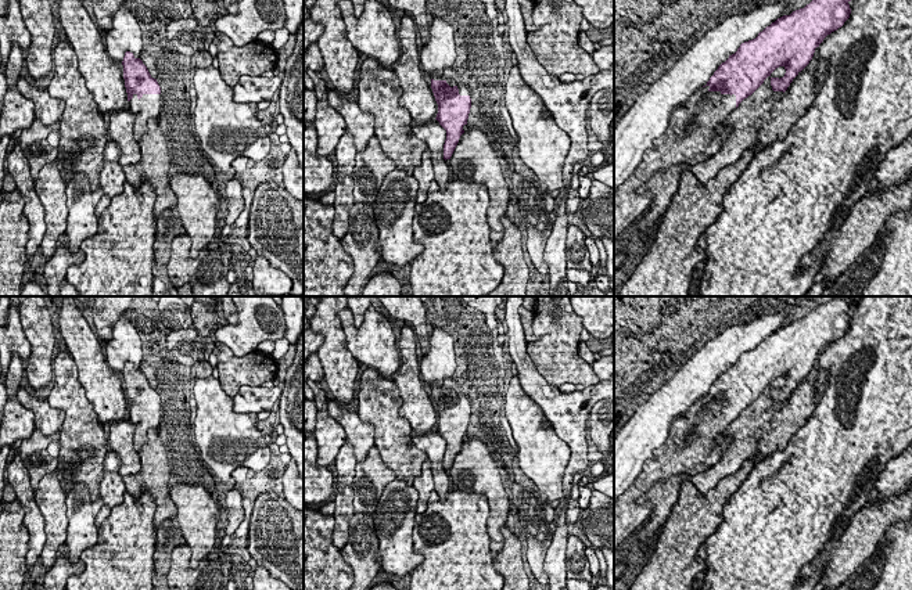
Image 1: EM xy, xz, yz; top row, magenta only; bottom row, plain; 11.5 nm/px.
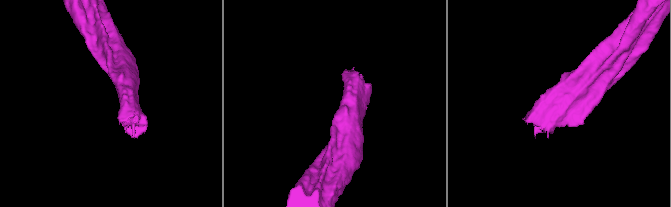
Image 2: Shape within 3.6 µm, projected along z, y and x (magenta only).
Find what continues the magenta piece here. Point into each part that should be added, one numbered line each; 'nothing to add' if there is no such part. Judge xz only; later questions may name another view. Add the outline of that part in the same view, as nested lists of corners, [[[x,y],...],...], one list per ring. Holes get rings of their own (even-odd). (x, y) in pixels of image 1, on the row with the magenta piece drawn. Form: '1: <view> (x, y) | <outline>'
1: xz (452, 76) | [[[452,66],[444,71],[442,75],[431,75],[434,80],[445,80],[450,87],[456,86],[460,96],[468,96],[471,98],[470,90],[464,86],[460,78],[460,72]]]

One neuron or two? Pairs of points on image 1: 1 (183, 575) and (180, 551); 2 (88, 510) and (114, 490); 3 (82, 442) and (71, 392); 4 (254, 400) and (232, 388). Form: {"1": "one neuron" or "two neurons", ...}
{"1": "one neuron", "2": "two neurons", "3": "one neuron", "4": "two neurons"}

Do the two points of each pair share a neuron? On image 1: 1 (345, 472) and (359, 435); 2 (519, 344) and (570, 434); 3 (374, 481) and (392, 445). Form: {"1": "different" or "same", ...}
{"1": "different", "2": "same", "3": "different"}

